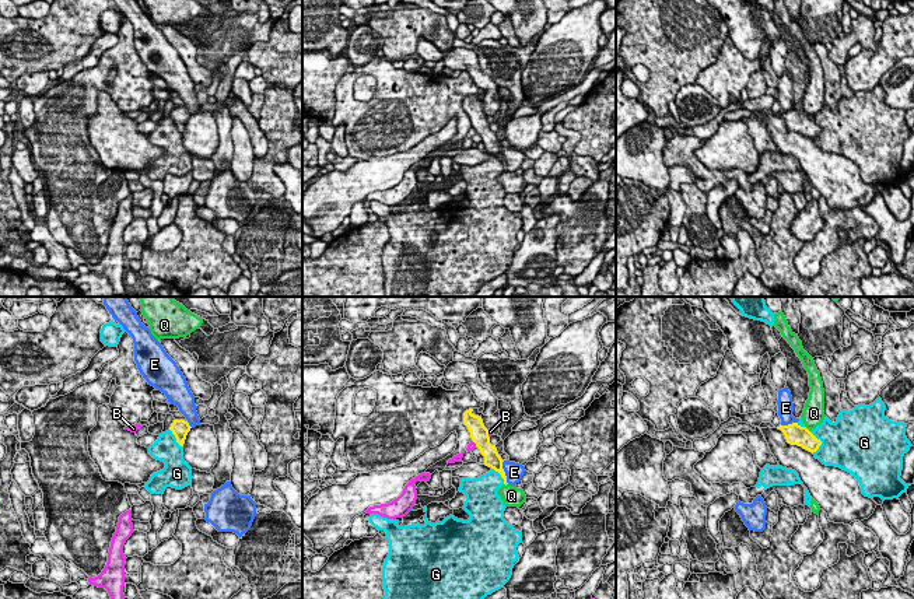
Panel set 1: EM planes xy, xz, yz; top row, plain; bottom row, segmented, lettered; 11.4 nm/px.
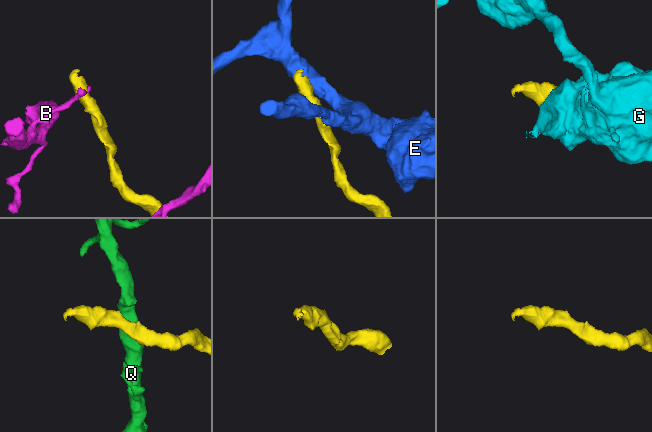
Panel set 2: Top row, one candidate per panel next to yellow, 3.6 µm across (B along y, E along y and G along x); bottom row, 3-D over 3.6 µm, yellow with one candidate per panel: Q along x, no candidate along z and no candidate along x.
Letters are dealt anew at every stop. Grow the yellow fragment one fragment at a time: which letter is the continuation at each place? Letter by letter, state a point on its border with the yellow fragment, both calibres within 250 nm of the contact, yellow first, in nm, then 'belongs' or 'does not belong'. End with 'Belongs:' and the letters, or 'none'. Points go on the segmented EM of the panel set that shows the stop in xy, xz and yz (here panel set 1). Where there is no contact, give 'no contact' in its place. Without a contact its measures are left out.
B: xz (487, 434) | 220/60 nm | does not belong
E: xz (504, 472) | 190/220 nm | does not belong
G: yz (820, 441) | 220/480 nm | does not belong
Q: yz (806, 428) | 240/260 nm | does not belong
Belongs: none

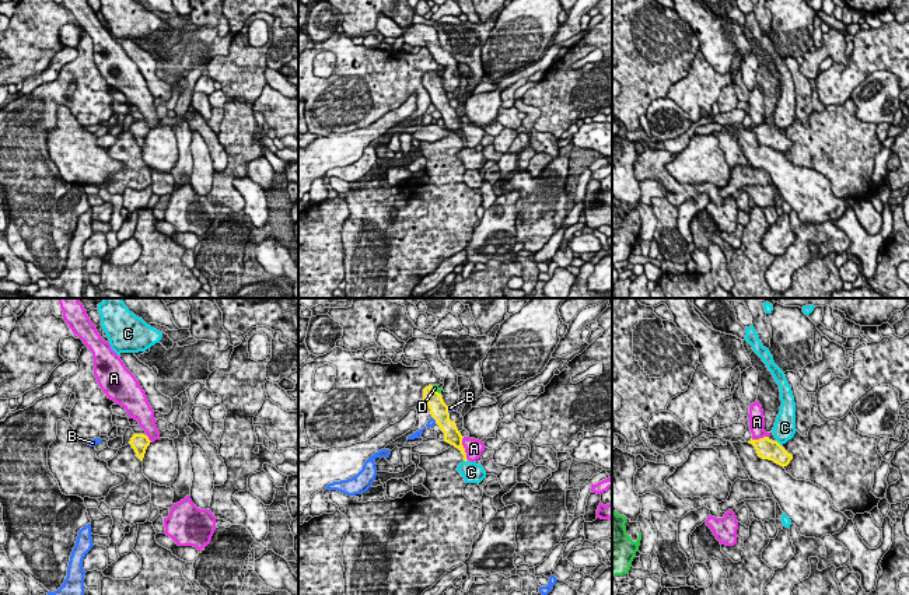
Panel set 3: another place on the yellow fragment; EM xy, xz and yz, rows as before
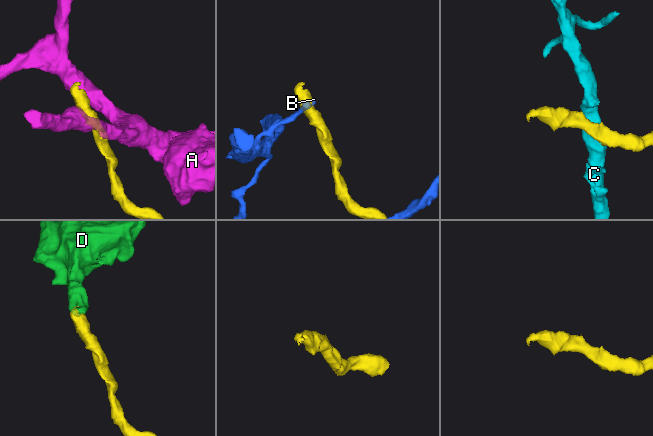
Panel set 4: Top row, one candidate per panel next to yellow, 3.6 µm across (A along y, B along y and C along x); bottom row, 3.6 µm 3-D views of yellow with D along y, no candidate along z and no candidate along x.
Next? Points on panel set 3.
A: xz (464, 448) | 190/220 nm | does not belong
B: xz (447, 410) | 220/60 nm | does not belong
C: yz (778, 443) | 240/260 nm | does not belong
D: xz (433, 391) | 220/70 nm | belongs
Belongs: D

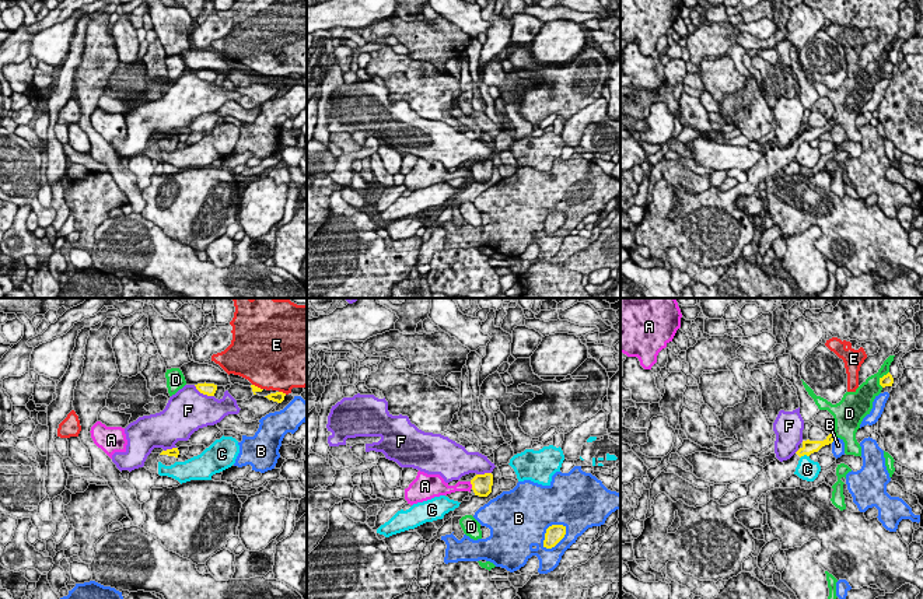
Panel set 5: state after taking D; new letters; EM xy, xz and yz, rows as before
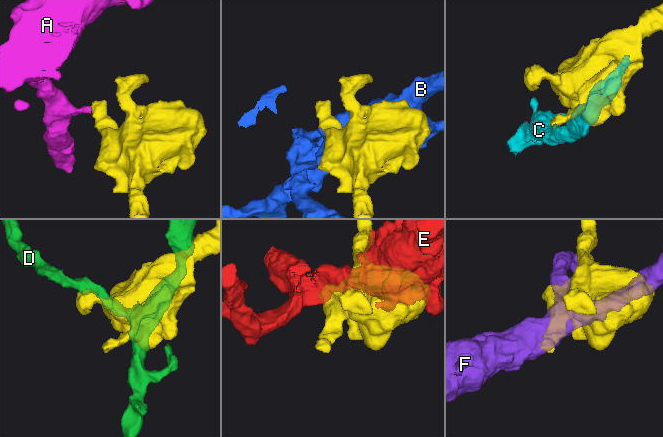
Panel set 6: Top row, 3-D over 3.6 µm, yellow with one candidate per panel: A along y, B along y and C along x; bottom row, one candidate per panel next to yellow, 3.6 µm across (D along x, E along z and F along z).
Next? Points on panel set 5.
A: xz (471, 483) | 220/130 nm | does not belong
B: xz (559, 540) | 200/240 nm | does not belong
C: yz (804, 454) | 160/240 nm | does not belong
D: yz (880, 379) | 130/240 nm | does not belong
E: xy (282, 392) | 130/460 nm | does not belong
F: xy (203, 393) | 140/480 nm | does not belong
Belongs: none

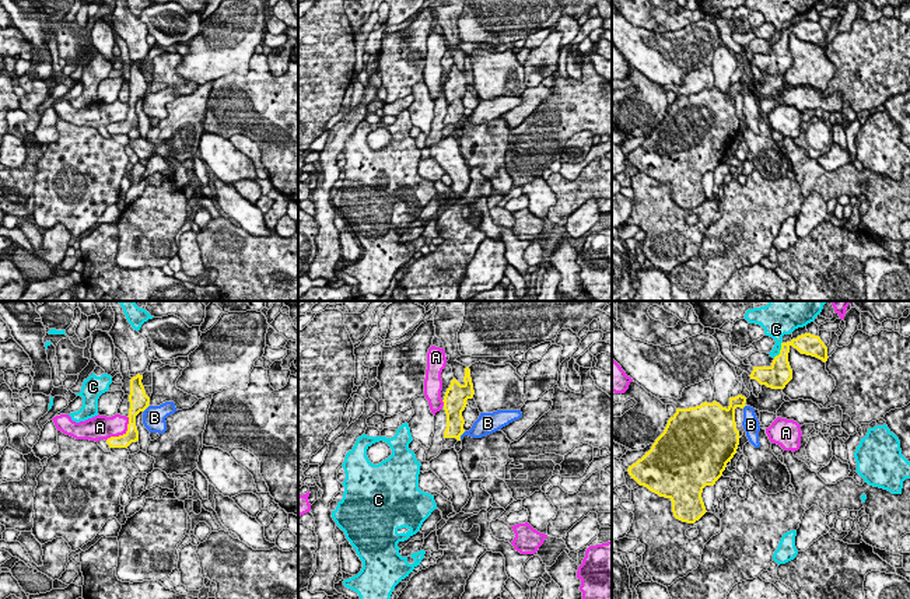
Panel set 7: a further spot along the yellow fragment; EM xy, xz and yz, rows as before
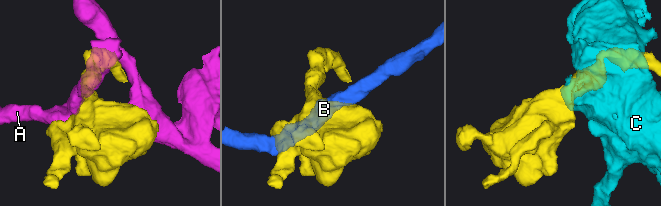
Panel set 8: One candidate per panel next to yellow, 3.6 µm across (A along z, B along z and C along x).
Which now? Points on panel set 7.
A: xy (123, 434) | 160/260 nm | does not belong
B: xz (461, 434) | 200/200 nm | does not belong
C: yz (780, 350) | 260/220 nm | does not belong
Belongs: none

